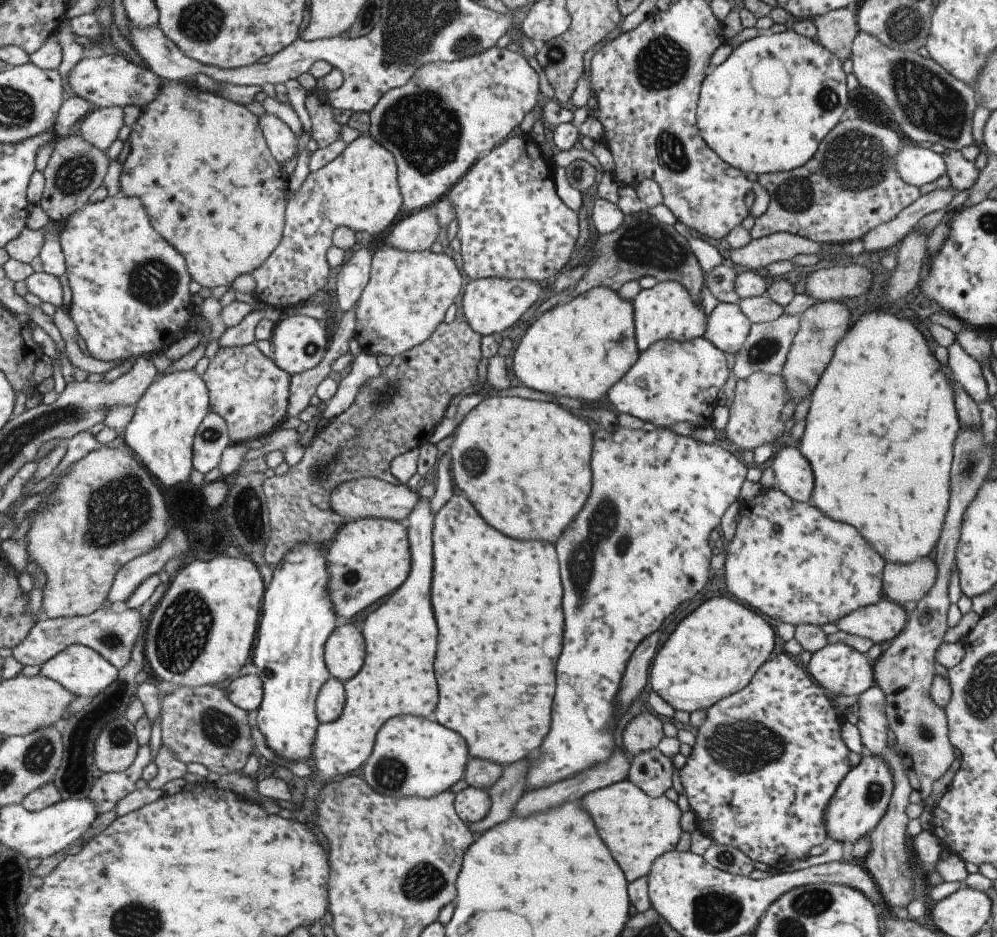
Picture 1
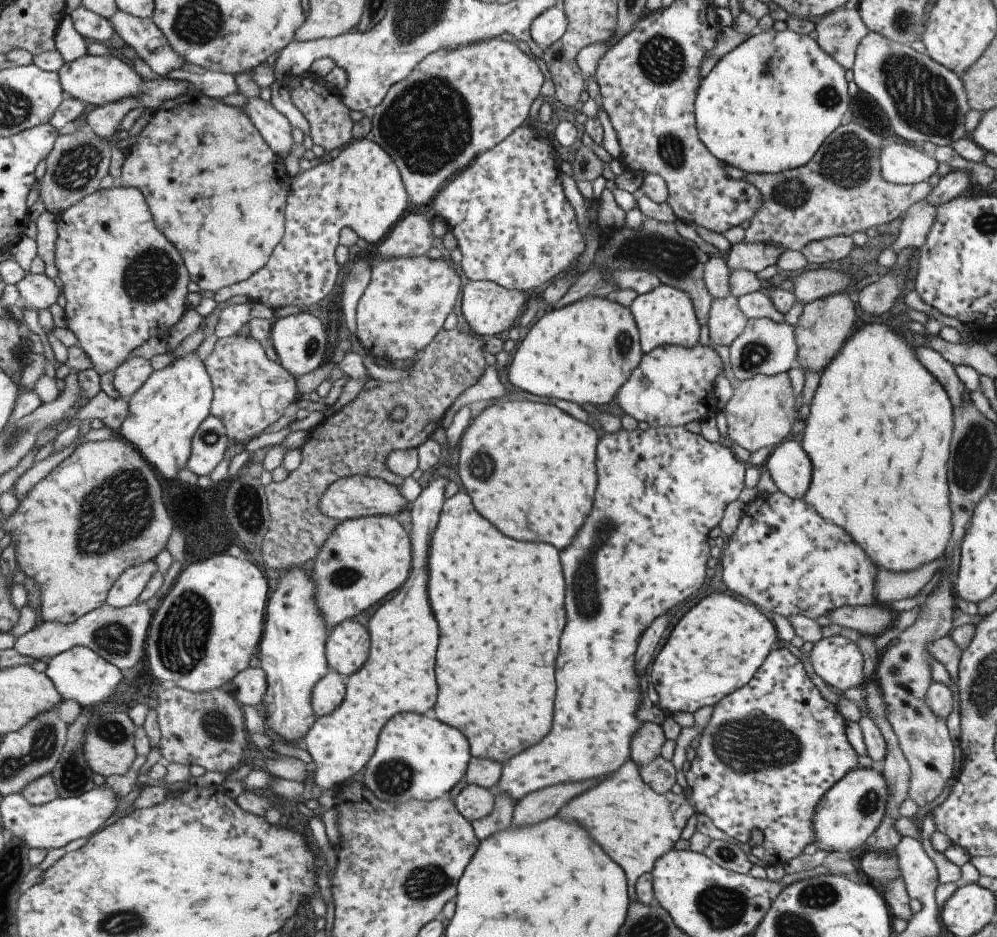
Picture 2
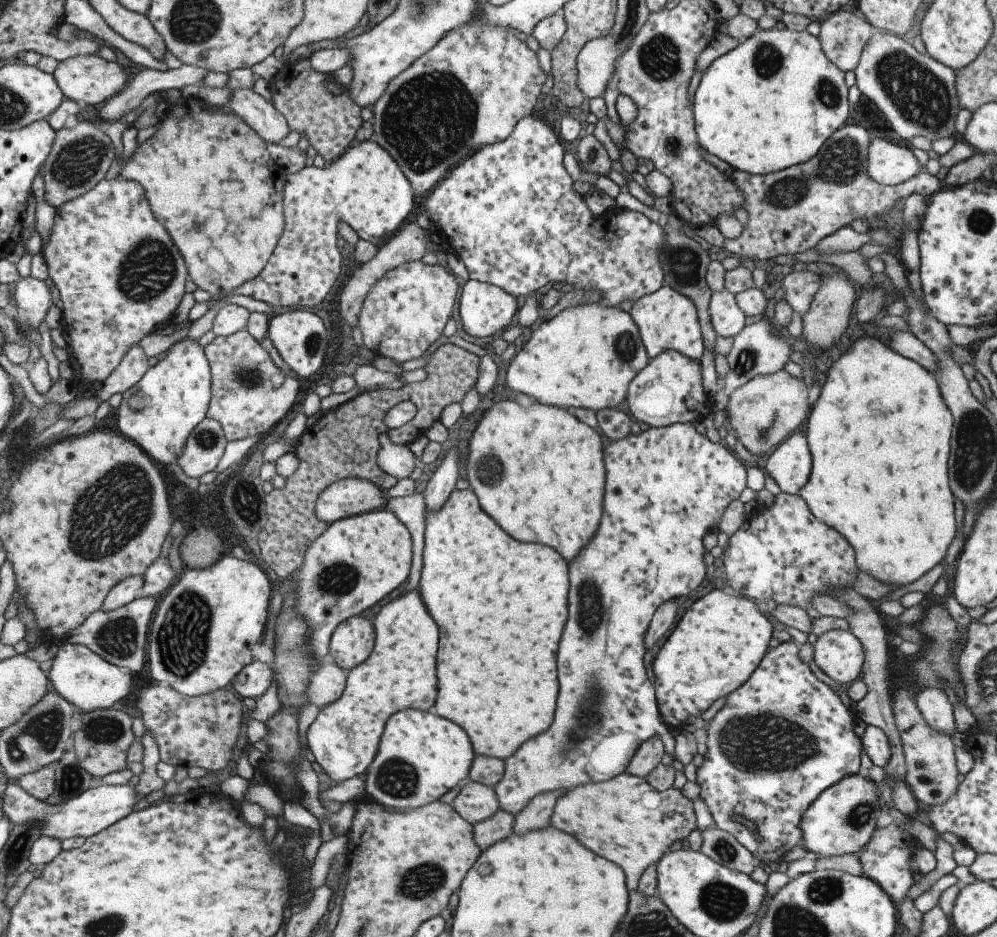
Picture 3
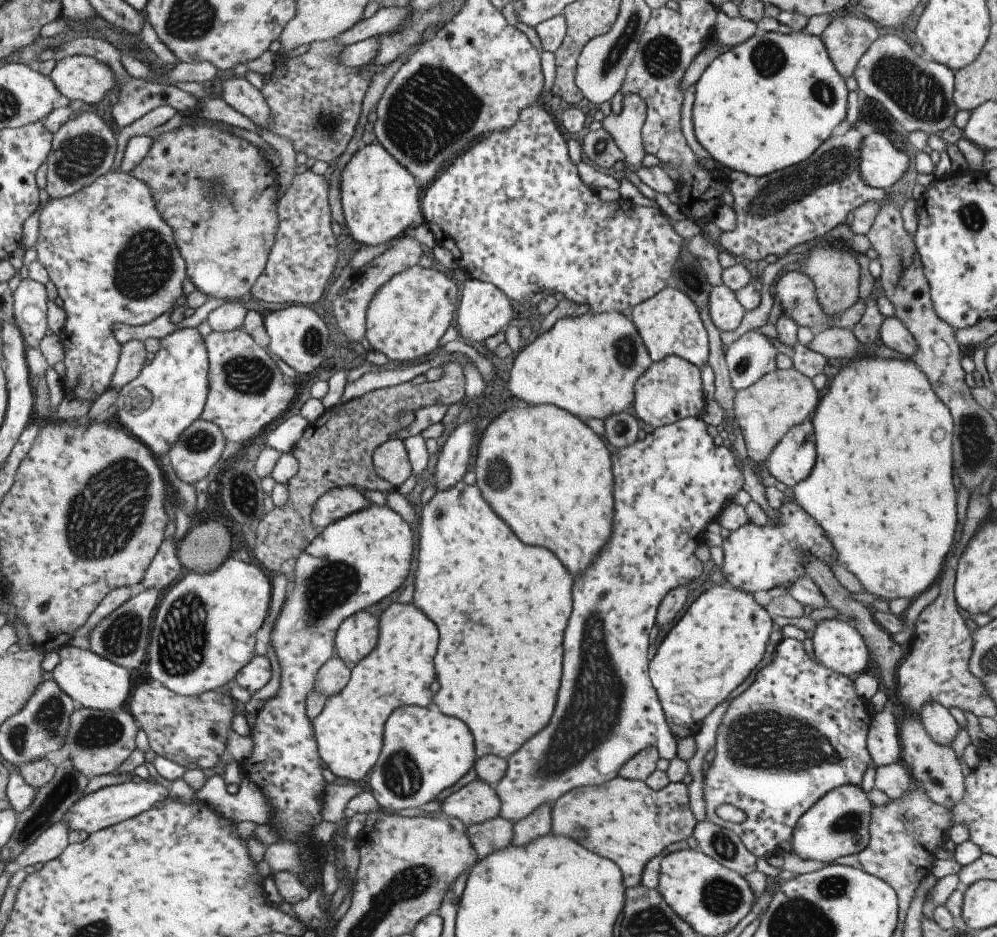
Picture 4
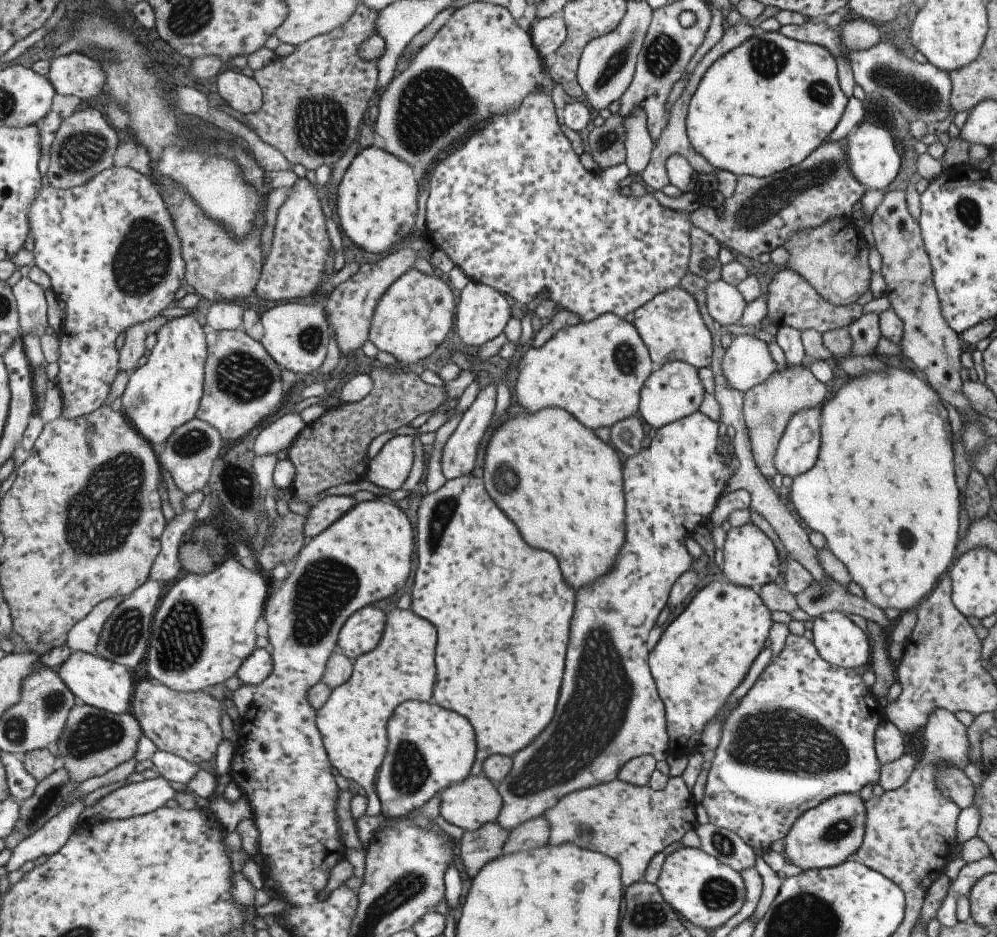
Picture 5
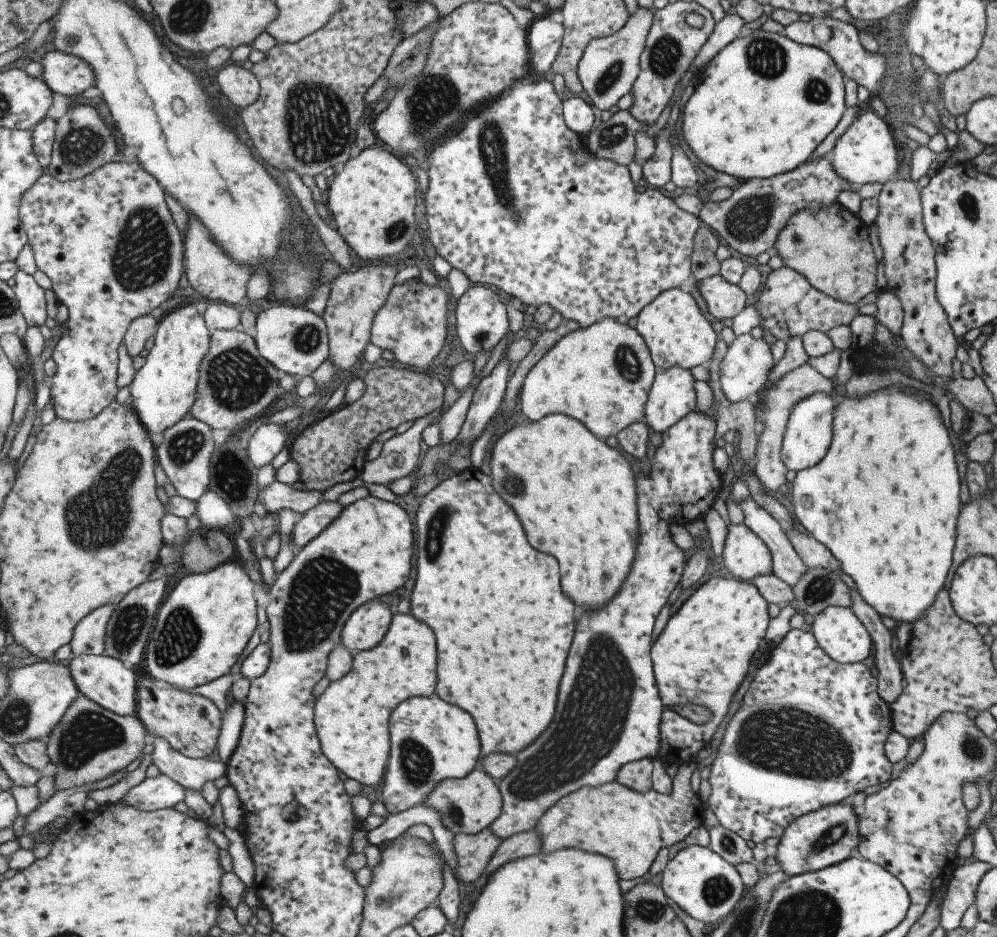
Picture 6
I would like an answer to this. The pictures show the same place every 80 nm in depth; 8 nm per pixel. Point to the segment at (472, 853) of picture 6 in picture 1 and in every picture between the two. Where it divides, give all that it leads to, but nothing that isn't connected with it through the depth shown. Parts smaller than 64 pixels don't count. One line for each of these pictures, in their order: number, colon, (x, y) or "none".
1: (505, 792)
2: (500, 817)
3: (498, 826)
4: (491, 835)
5: (477, 847)

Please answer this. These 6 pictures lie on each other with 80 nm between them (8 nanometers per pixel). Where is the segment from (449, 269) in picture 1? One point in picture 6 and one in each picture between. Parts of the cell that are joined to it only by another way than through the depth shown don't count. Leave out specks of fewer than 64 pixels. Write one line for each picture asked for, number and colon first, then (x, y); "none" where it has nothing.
2: (403, 306)
3: (402, 314)
4: (406, 316)
5: (411, 318)
6: (411, 323)

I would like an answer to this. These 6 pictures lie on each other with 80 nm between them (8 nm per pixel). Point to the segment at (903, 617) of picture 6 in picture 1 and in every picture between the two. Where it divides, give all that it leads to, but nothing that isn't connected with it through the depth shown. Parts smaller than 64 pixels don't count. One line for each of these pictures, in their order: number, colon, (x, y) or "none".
1: (879, 431)
2: (877, 433)
3: (877, 434)
4: (883, 440)
5: (882, 493)

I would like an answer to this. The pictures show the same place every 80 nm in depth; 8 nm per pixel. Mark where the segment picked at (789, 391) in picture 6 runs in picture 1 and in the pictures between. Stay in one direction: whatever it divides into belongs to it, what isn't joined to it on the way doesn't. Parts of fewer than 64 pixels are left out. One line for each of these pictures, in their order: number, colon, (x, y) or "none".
1: (753, 420)
2: (759, 414)
3: (766, 409)
4: (764, 411)
5: (766, 408)

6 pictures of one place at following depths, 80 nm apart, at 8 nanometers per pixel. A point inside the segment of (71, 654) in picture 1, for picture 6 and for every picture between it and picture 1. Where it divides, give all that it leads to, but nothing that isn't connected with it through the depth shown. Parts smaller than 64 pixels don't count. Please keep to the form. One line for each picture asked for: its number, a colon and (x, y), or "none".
2: (78, 674)
3: (82, 678)
4: (90, 681)
5: (97, 682)
6: (105, 681)

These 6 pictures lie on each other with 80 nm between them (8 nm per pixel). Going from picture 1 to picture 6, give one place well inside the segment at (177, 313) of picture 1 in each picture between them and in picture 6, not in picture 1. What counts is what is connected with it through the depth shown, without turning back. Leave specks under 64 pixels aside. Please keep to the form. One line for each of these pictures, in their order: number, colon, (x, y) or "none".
2: (123, 282)
3: (119, 276)
4: (113, 260)
5: (108, 246)
6: (107, 243)

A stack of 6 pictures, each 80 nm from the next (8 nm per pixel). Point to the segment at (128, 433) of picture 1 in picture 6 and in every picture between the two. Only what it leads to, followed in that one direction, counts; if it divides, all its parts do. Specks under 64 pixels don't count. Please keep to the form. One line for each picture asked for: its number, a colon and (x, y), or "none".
2: (163, 413)
3: (158, 413)
4: (168, 394)
5: (162, 394)
6: (162, 391)

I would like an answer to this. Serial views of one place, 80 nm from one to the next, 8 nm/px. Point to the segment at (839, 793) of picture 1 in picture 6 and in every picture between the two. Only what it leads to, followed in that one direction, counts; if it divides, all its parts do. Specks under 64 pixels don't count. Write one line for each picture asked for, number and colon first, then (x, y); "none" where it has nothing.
2: (851, 809)
3: (841, 819)
4: (837, 824)
5: (823, 836)
6: (821, 838)

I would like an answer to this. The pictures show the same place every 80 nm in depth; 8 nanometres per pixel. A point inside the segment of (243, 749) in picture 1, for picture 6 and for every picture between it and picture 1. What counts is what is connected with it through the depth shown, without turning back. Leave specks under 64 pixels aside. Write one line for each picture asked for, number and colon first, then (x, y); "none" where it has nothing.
2: (206, 729)
3: (190, 731)
4: (190, 731)
5: (186, 725)
6: (190, 723)

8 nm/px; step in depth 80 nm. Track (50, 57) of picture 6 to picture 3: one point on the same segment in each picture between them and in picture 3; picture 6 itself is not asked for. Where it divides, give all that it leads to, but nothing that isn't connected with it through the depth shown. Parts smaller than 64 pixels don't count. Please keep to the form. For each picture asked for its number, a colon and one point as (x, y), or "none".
3: (86, 79)
4: (81, 78)
5: (74, 74)

